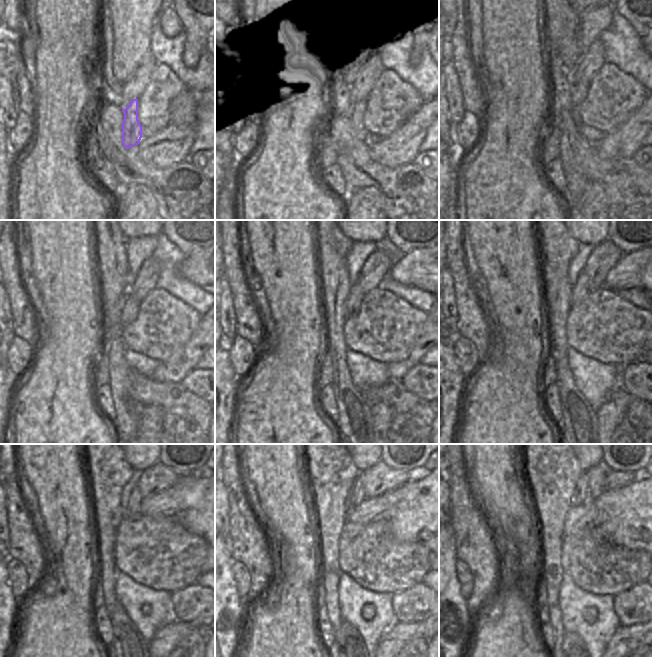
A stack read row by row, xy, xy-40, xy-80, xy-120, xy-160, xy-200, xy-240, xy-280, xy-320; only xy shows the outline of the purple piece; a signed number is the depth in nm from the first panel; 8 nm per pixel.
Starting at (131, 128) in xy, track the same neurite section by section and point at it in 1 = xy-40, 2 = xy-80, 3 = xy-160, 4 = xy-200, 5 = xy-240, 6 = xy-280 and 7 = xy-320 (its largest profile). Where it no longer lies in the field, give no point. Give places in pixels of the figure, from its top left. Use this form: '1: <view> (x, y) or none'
1: xy-40 (357, 113)
2: xy-80 (578, 91)
3: xy-160 (355, 295)
4: xy-200 (580, 288)
5: xy-240 (132, 510)
6: xy-280 (357, 495)
7: xy-320 (581, 494)

